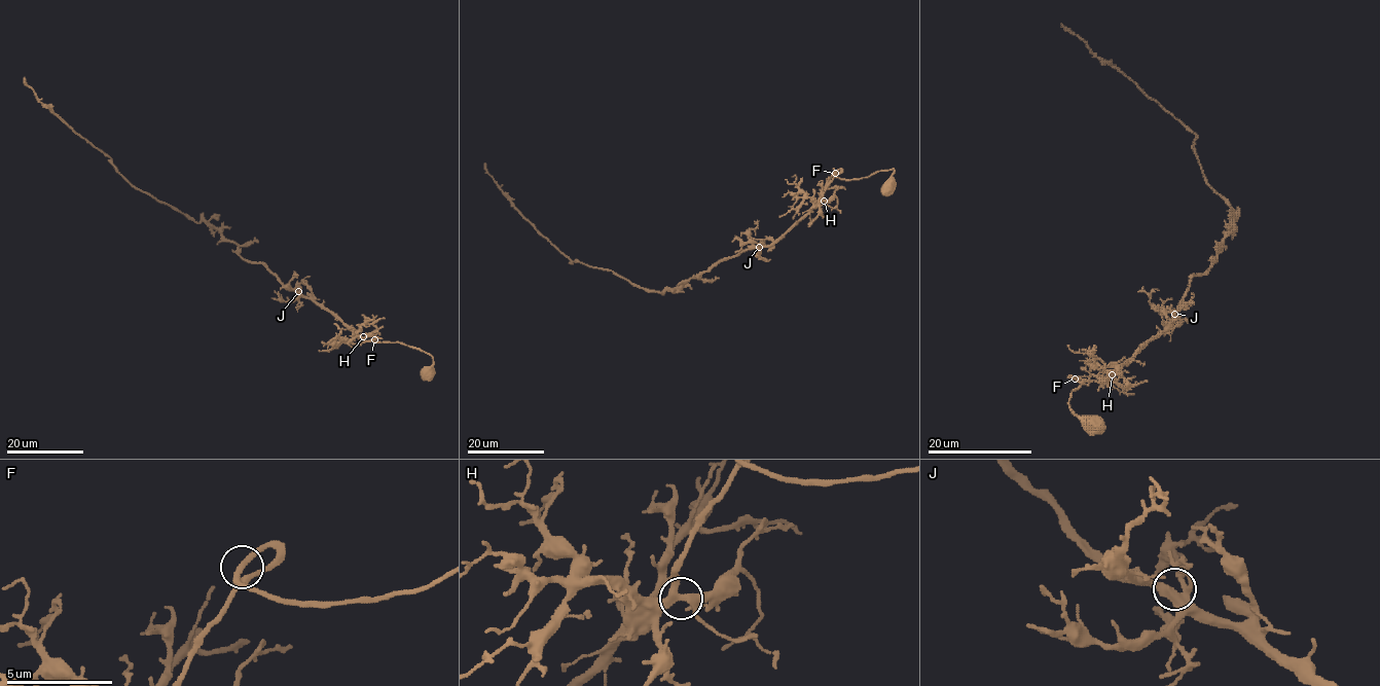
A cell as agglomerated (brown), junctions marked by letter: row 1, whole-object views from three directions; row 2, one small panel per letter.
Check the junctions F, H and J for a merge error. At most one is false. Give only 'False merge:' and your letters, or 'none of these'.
False merge: none of these

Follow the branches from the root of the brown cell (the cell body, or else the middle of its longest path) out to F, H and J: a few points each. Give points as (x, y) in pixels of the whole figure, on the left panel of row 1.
F: (426, 373), (433, 364), (430, 355), (399, 342), (375, 342), (374, 339)
H: (426, 373), (433, 364), (430, 355), (399, 342), (363, 341), (363, 336)
J: (426, 373), (433, 364), (430, 355), (399, 342), (363, 341), (332, 313), (298, 291)

